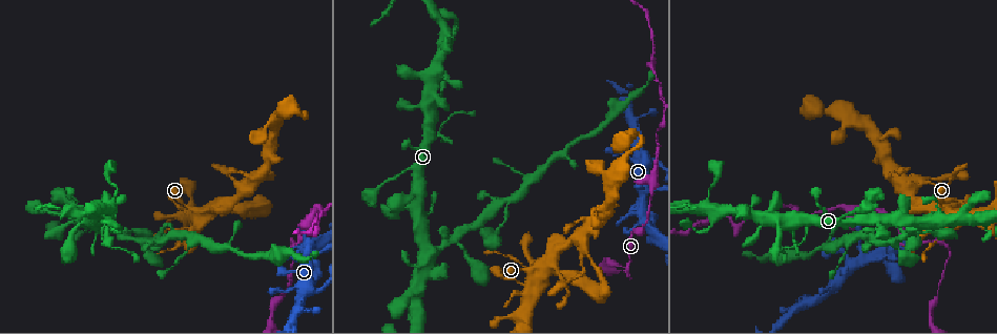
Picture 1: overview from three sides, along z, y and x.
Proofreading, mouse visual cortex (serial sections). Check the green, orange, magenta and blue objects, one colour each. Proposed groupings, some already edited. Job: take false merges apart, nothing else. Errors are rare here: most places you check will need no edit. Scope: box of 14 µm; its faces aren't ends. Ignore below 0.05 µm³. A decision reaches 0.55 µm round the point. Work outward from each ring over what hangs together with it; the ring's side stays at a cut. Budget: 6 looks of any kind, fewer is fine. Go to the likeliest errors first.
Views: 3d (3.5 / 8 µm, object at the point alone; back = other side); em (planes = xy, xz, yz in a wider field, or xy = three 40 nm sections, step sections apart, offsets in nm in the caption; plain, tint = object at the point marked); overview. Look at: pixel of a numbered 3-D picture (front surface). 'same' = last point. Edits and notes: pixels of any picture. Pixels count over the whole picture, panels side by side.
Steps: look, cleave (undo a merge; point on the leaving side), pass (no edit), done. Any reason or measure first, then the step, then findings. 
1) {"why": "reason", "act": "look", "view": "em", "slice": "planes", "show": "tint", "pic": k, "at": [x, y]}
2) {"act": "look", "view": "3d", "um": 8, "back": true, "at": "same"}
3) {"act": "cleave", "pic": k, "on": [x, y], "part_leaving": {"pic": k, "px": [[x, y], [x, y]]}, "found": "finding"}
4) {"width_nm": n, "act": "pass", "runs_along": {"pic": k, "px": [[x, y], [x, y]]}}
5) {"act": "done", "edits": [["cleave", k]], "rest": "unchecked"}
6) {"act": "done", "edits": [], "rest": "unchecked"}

{"why": "abrupt turn", "act": "look", "view": "3d", "um": 3.5, "back": true, "pic": 1, "at": [737, 224]}

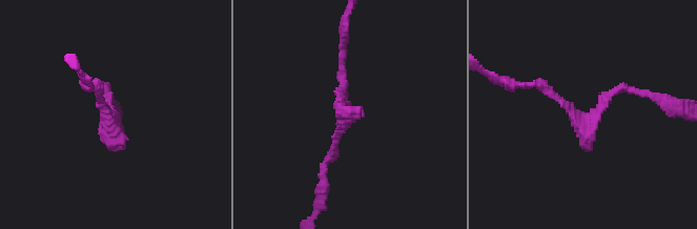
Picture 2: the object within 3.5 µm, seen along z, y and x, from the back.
{"why": "shape alone is not enough", "act": "look", "view": "em", "slice": "xy", "step": 1, "show": "tint", "pic": 2, "at": [581, 118]}

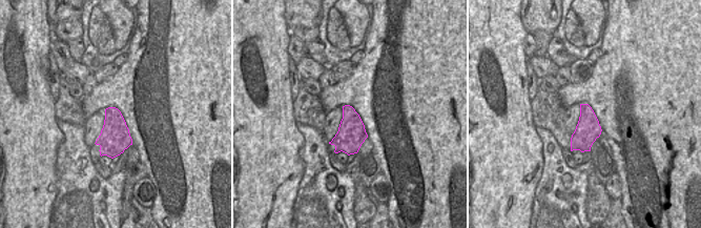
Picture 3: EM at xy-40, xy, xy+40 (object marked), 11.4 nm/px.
{"width_nm": 320, "act": "pass", "runs_along": {"pic": 2, "px": [[322, 167], [347, 119], [341, 64]]}, "found": "continuous, no second cell"}

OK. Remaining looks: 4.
{"act": "look", "view": "3d", "um": 3.5, "pic": 1, "at": [446, 242]}

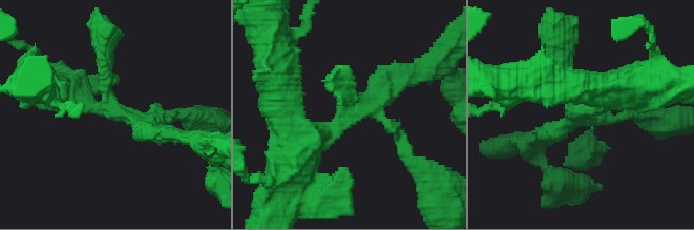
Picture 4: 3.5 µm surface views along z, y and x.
{"arms": 4, "arm_widths_nm": [150, 250, 300, 400], "why": "now the EM", "act": "look", "view": "em", "slice": "xy", "step": 1, "show": "tint", "pic": 4, "at": [352, 111]}

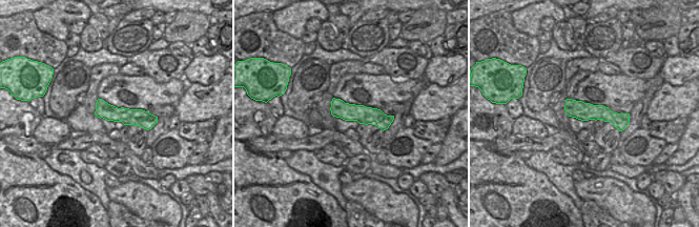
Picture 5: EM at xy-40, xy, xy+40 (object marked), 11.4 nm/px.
{"width_nm": 200, "act": "pass", "runs_along": {"pic": 4, "px": [[299, 131], [326, 134], [406, 75]]}, "found": "one cell here"}

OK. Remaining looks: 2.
{"why": "abrupt turn", "act": "look", "view": "3d", "um": 3.5, "back": true, "pic": 1, "at": [946, 186]}

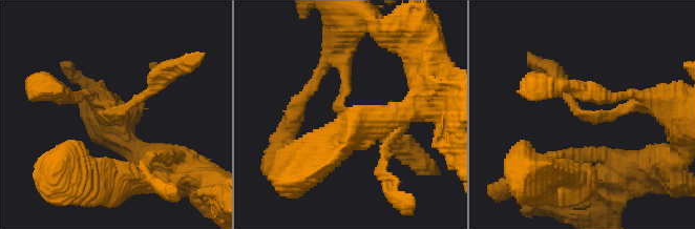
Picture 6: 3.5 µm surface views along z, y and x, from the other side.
{"arm_widths_nm": [150, 200], "act": "look", "view": "em", "slice": "planes", "show": "tint", "pic": 6, "at": [112, 115]}

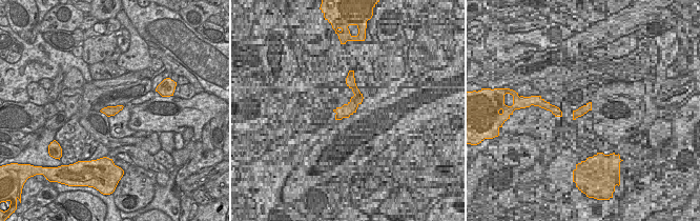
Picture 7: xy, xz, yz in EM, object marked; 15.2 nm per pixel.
{"act": "pass", "found": "one cell here"}

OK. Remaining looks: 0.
{"act": "done", "edits": [], "rest": "unchecked"}

